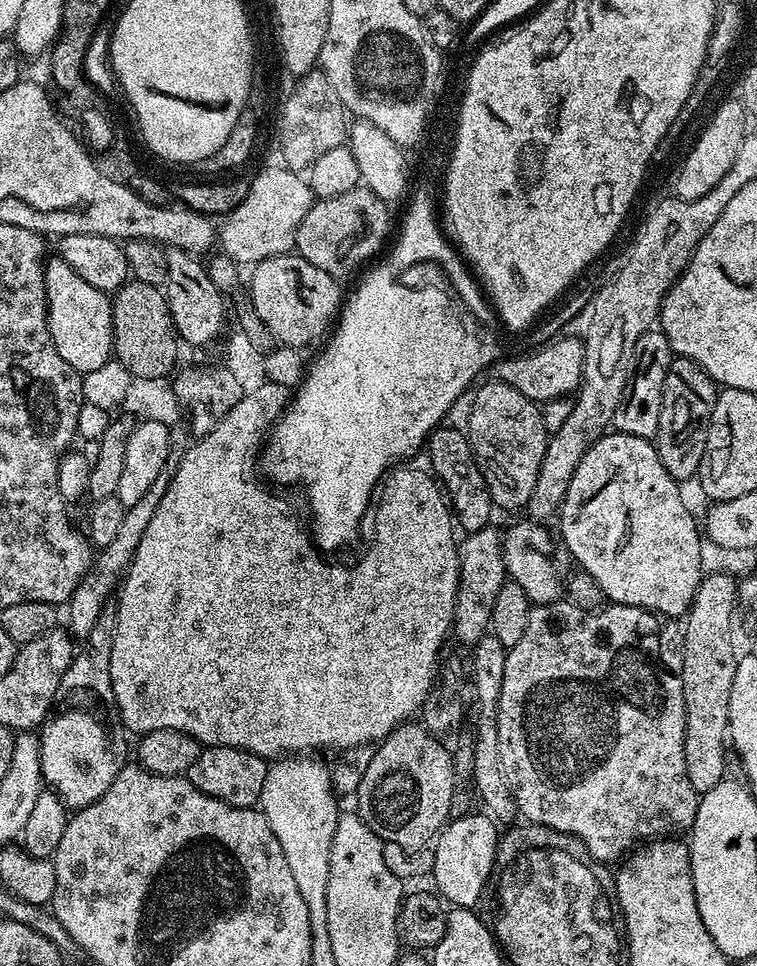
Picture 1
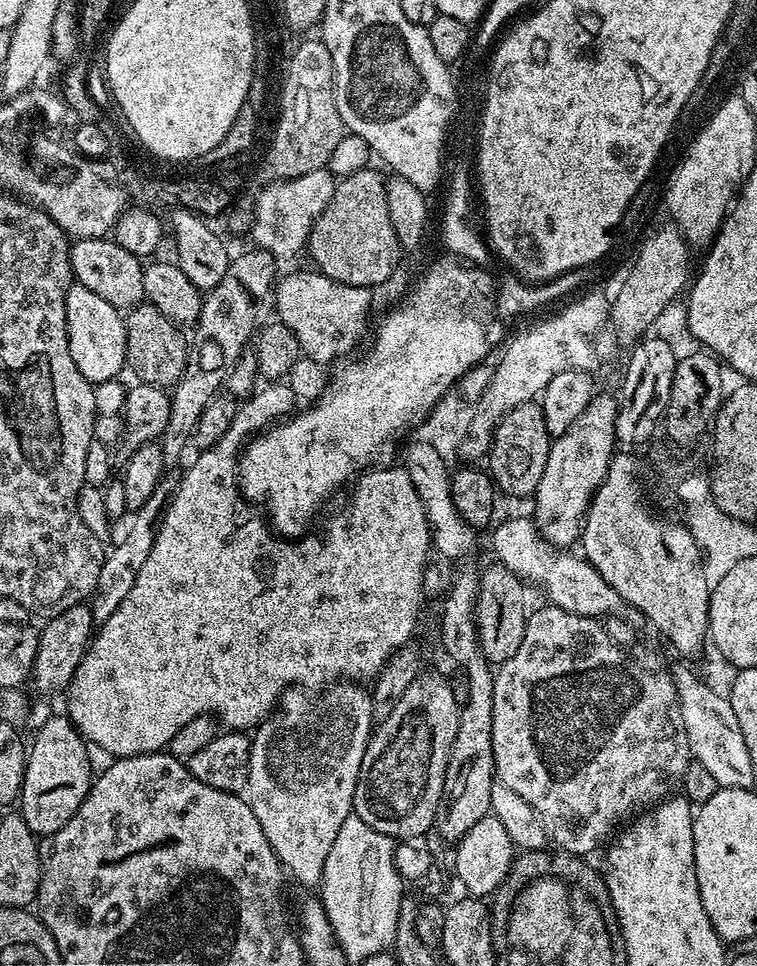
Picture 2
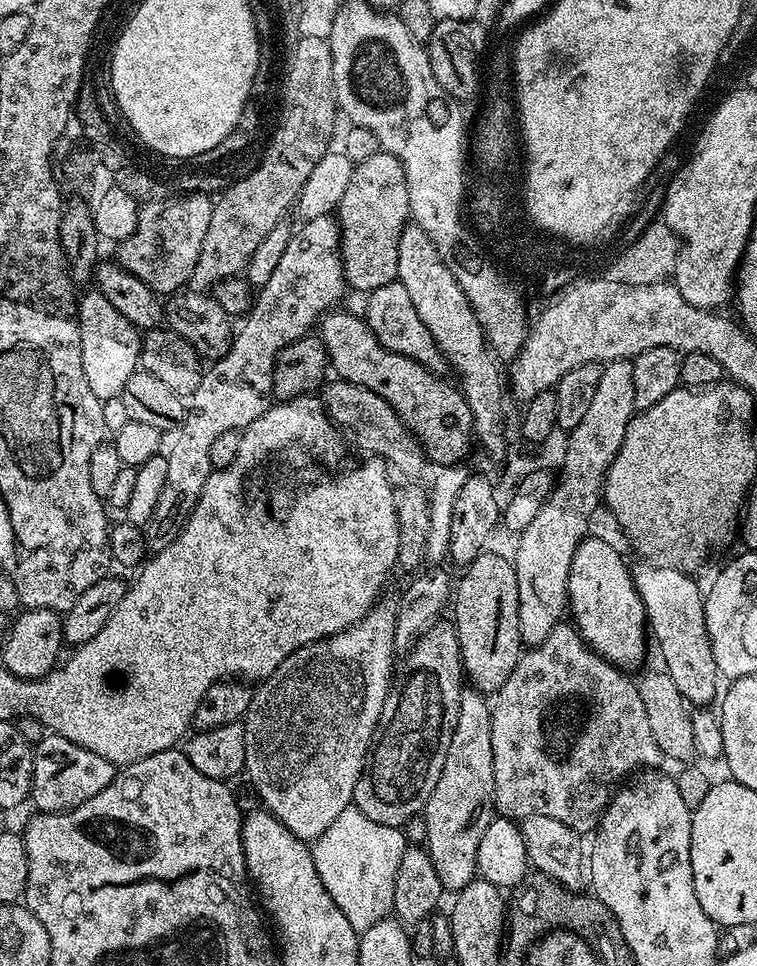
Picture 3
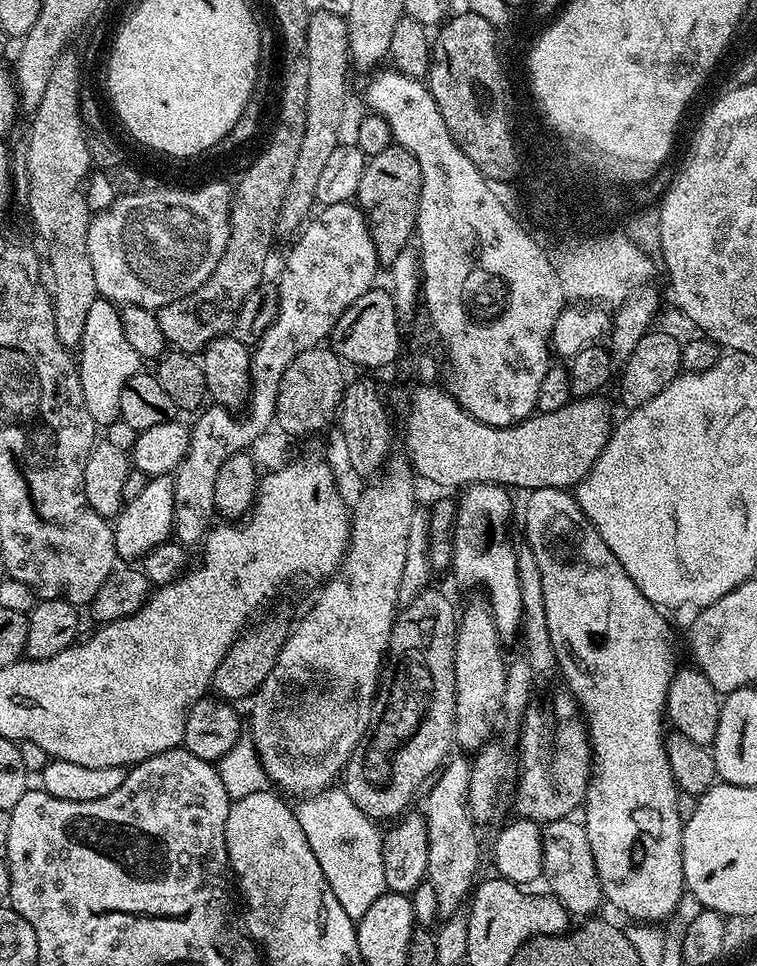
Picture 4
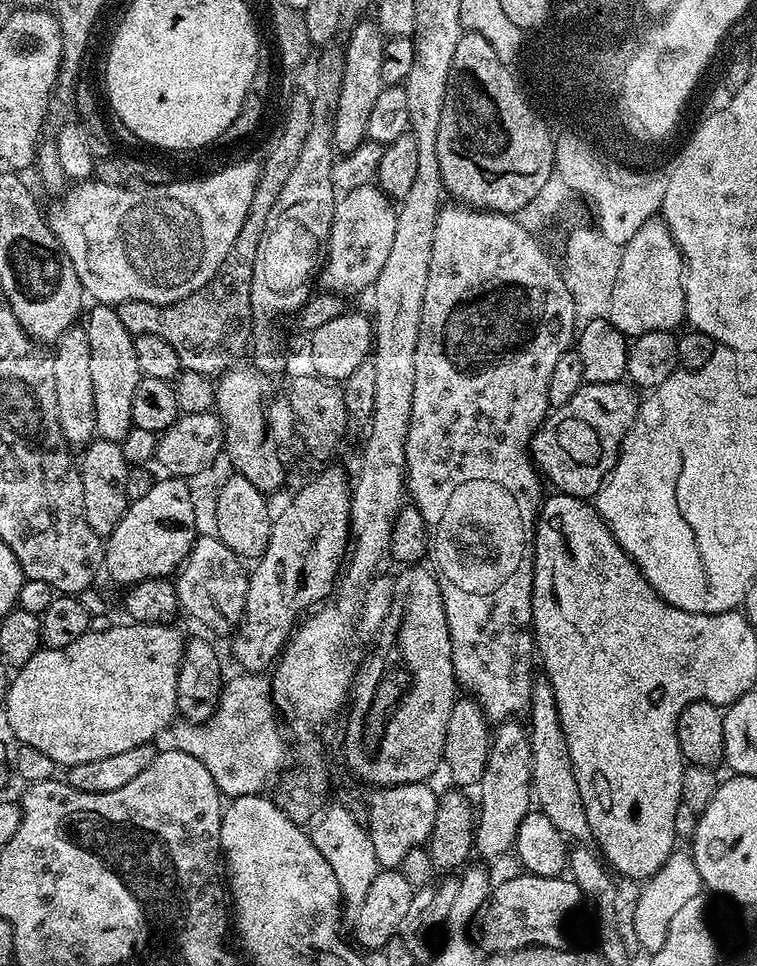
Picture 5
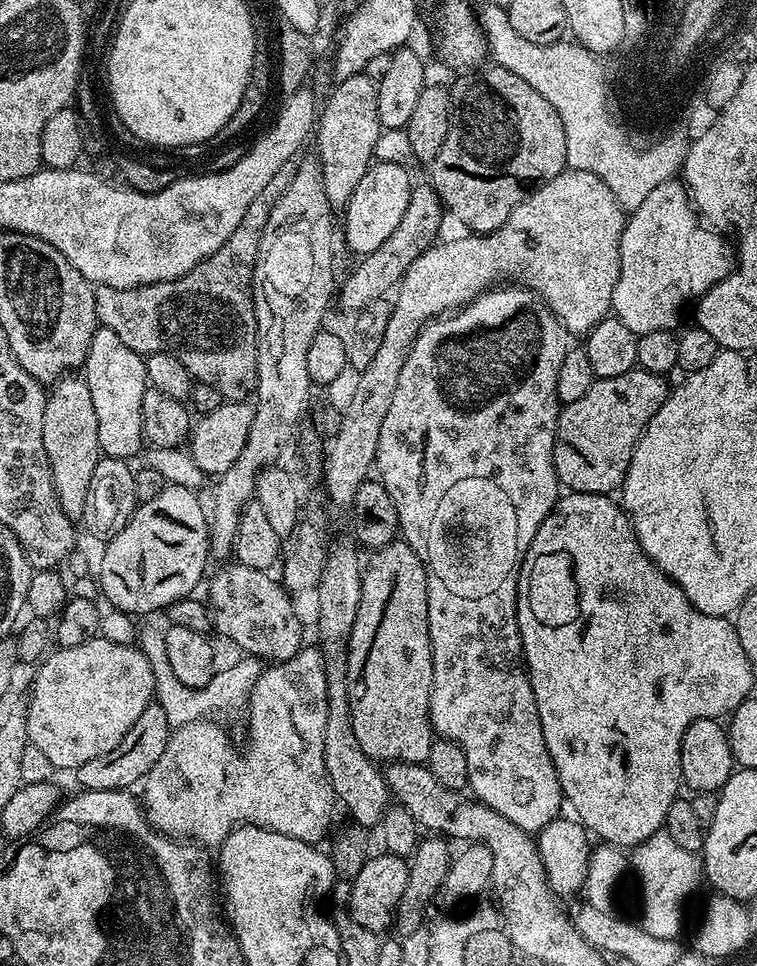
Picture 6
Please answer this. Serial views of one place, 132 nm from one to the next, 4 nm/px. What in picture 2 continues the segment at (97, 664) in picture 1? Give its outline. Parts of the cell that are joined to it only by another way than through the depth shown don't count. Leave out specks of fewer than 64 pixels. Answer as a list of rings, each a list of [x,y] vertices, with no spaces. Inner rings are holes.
[[[168,478],[161,480],[160,485],[154,490],[154,494],[150,494],[146,506],[139,508],[131,517],[132,525],[128,528],[128,537],[121,544],[107,549],[102,562],[102,570],[98,570],[98,586],[90,600],[92,618],[97,625],[104,624],[106,618],[110,618],[110,614],[114,614],[114,610],[118,610],[118,606],[122,606],[122,602],[126,602],[126,594],[130,590],[130,586],[134,586],[134,578],[138,578],[138,570],[142,570],[142,562],[146,562],[146,554],[150,554],[150,550],[154,546],[160,517],[163,516],[168,501],[172,499],[174,484],[170,480]]]

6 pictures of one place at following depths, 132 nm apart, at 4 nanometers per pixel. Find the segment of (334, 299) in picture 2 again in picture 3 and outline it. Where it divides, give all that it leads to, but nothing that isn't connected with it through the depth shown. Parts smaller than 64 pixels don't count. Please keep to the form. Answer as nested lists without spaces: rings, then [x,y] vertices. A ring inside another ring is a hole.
[[[333,310],[323,317],[318,324],[318,336],[323,340],[327,352],[327,363],[335,375],[346,382],[354,382],[358,386],[366,386],[384,399],[396,411],[401,422],[408,427],[417,442],[424,448],[424,455],[436,466],[460,464],[467,454],[468,447],[474,444],[472,431],[472,415],[464,402],[464,394],[455,383],[447,384],[431,368],[426,368],[409,357],[392,353],[379,344],[378,338],[368,328],[364,318],[352,312]]]

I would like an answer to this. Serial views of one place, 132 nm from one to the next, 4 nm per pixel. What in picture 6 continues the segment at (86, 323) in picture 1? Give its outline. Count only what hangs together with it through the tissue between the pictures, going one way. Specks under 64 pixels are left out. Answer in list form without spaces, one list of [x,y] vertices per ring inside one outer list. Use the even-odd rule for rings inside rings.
[[[100,326],[97,327],[94,338],[90,342],[90,350],[84,359],[82,375],[90,386],[90,398],[94,401],[94,414],[98,414],[98,442],[104,456],[113,456],[115,460],[128,460],[132,458],[139,448],[145,447],[142,434],[142,394],[146,387],[145,357],[132,353],[130,346],[114,334],[114,330]]]

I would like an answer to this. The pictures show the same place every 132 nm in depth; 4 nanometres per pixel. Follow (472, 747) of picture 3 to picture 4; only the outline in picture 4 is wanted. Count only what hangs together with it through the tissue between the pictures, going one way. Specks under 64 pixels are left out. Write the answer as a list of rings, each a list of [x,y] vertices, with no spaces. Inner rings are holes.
[[[449,755],[438,775],[431,781],[430,787],[427,789],[428,797],[425,798],[424,809],[422,809],[422,815],[428,827],[428,875],[426,878],[434,887],[434,894],[437,895],[438,918],[442,920],[448,919],[457,909],[463,907],[478,880],[478,875],[476,876],[476,871],[480,868],[480,840],[476,837],[478,824],[473,820],[472,811],[468,808],[471,769],[472,766],[467,755]]]

